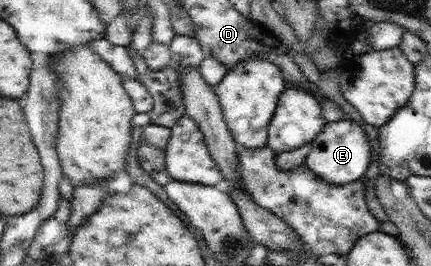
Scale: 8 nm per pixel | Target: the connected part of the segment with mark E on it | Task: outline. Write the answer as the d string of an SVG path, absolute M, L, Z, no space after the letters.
M352 119L326 124L311 144L311 151L304 163L330 184L344 184L362 179L372 161L372 147L368 135L364 127Z

